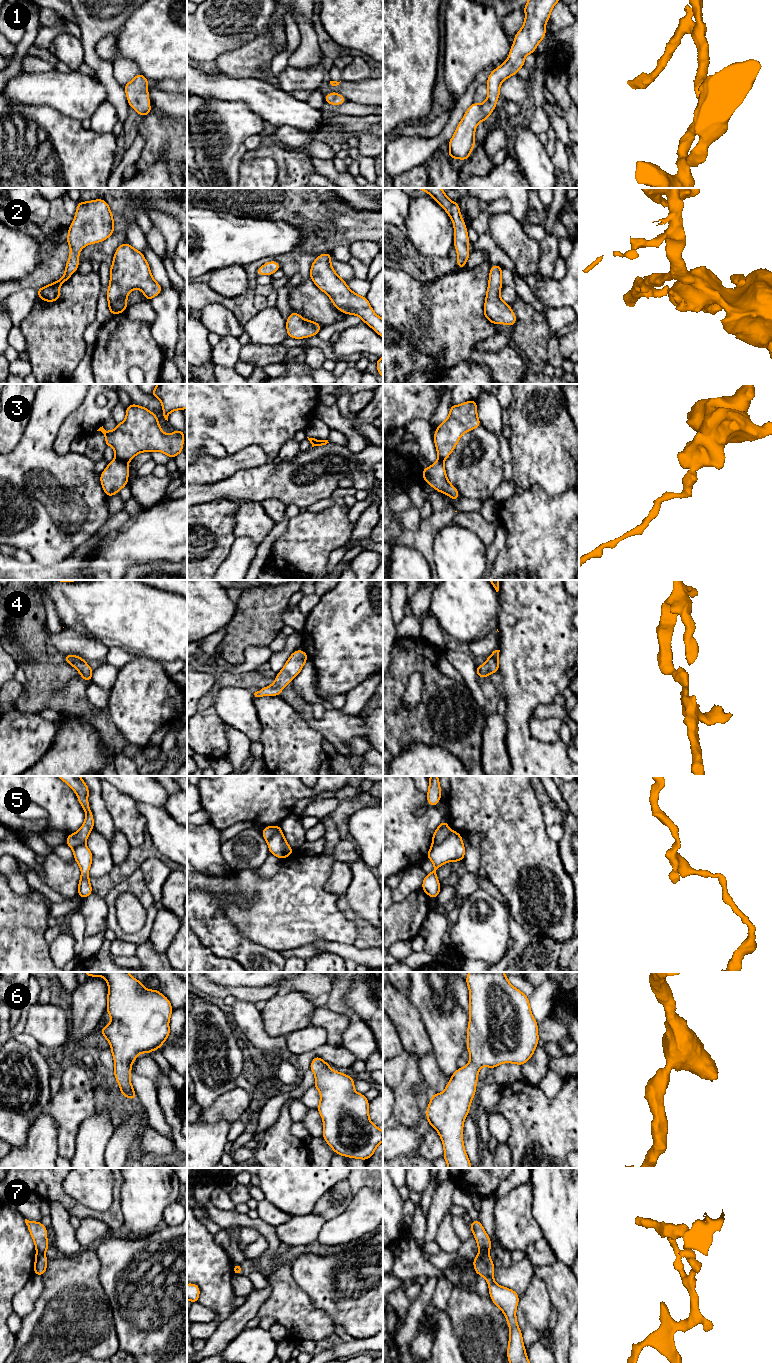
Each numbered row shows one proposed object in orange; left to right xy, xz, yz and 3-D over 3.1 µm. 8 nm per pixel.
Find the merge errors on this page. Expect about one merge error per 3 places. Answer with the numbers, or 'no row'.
3, 5, 7

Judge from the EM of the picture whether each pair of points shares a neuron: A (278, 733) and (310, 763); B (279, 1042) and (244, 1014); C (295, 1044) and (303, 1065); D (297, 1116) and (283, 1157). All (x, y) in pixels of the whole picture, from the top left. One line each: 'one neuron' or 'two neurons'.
A: one neuron
B: one neuron
C: two neurons
D: two neurons

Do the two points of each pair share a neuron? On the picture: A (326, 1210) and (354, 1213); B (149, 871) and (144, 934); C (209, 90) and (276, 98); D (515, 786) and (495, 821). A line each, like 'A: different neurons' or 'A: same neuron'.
A: different neurons
B: different neurons
C: same neuron
D: same neuron

